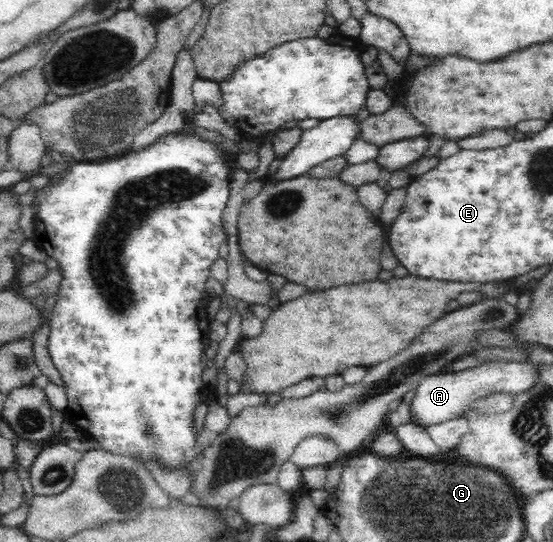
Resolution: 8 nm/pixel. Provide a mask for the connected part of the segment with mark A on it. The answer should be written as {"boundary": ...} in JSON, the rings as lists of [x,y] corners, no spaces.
{"boundary":[[[496,362],[476,365],[461,371],[442,372],[440,375],[424,376],[415,389],[416,396],[409,405],[409,422],[427,429],[433,424],[462,417],[467,408],[476,400],[491,392],[515,393],[528,390],[536,382],[536,365],[525,362]]]}

